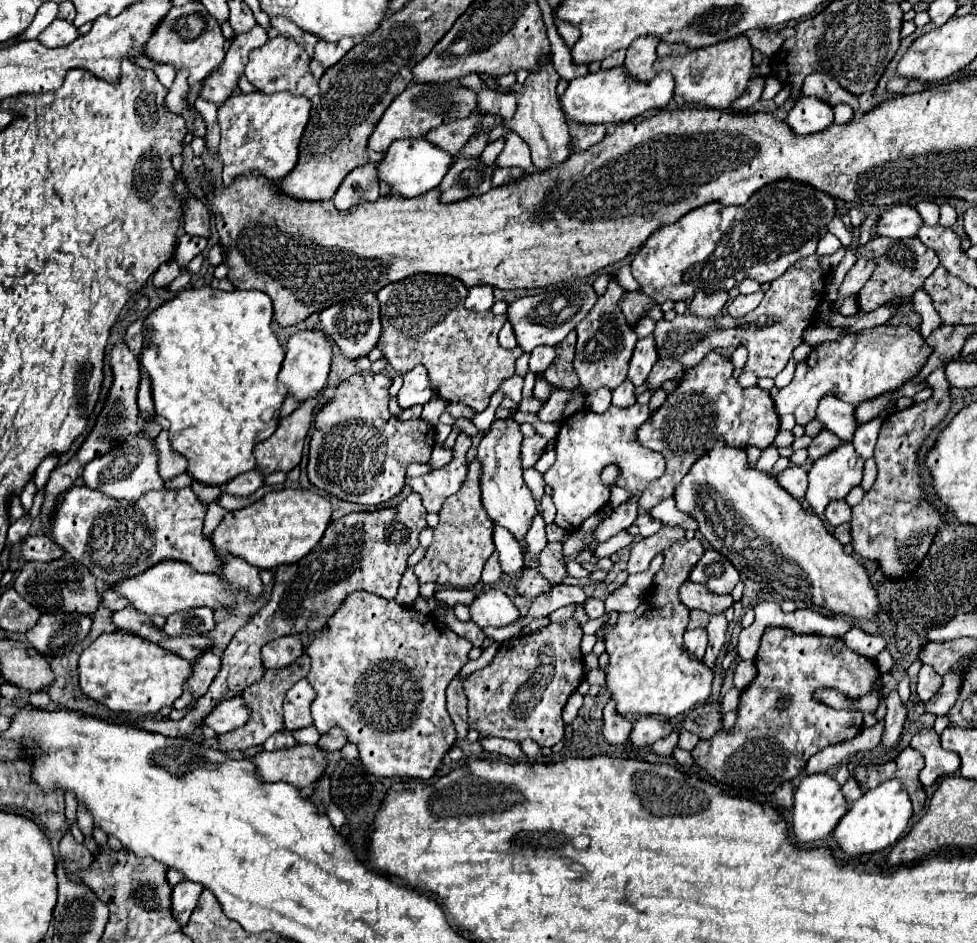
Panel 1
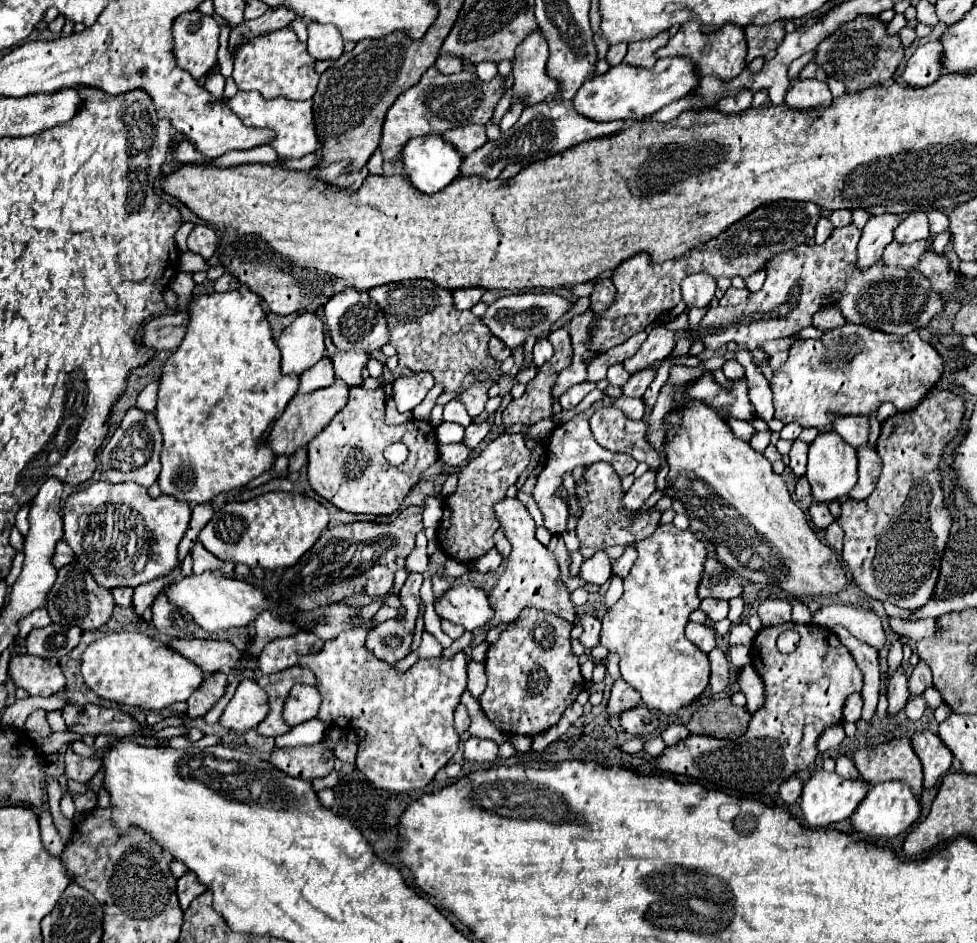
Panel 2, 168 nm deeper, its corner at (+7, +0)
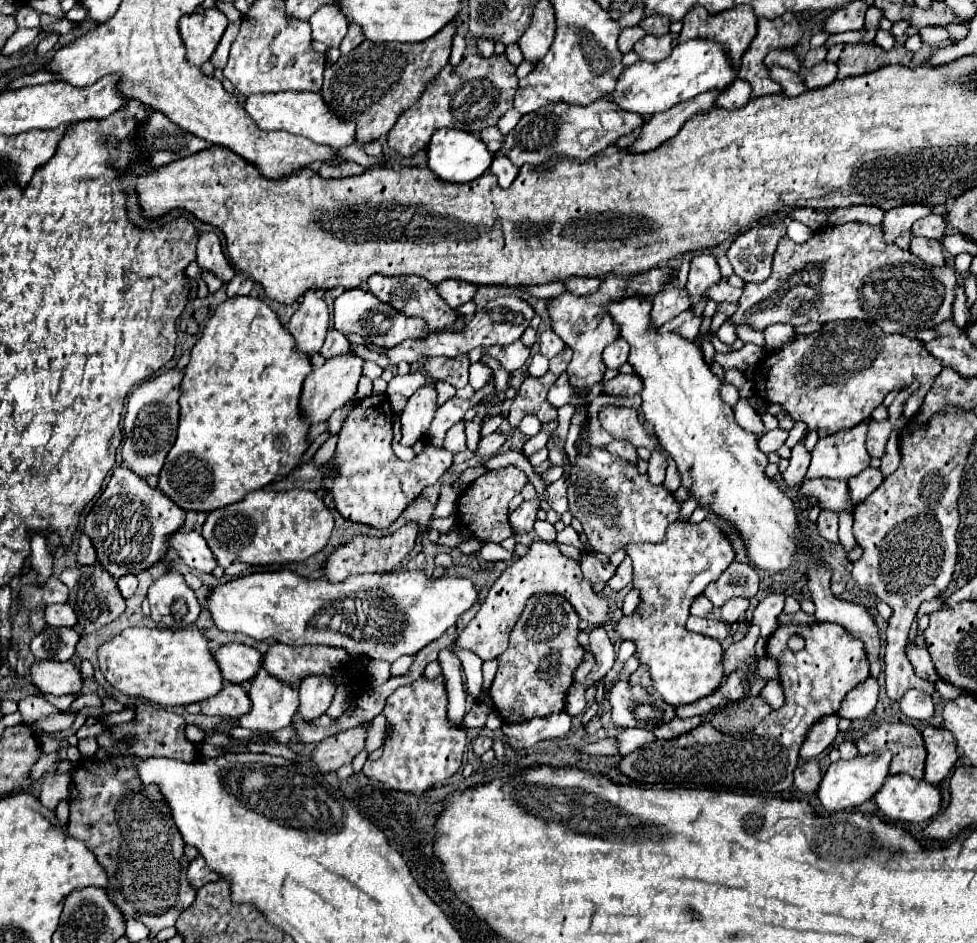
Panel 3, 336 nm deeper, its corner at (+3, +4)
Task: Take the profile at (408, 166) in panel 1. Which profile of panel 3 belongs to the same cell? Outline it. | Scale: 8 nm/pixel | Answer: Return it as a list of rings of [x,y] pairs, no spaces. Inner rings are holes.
[[[439,129],[427,147],[427,167],[437,175],[437,179],[447,181],[447,183],[467,183],[477,179],[479,175],[483,175],[489,165],[491,165],[493,157],[487,151],[485,143],[467,133],[467,131],[459,131],[459,129]]]

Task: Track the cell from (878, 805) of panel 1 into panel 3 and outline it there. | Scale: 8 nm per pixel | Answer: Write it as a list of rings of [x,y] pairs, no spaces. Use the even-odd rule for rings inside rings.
[[[905,773],[889,775],[873,801],[885,819],[903,823],[927,821],[941,807],[941,795],[935,785]]]

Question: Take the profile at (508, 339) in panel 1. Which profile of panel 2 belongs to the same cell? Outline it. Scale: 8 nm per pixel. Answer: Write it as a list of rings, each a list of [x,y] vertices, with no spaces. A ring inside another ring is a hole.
[[[491,337],[491,339],[489,339],[489,355],[491,355],[493,359],[497,359],[497,361],[505,361],[505,359],[511,355],[511,349],[505,347],[505,343],[501,343],[501,341],[497,341],[495,337]]]

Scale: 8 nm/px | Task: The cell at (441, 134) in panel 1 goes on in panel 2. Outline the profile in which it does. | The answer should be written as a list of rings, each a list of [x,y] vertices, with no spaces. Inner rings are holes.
[[[467,125],[467,127],[455,129],[455,131],[447,131],[443,137],[449,143],[453,143],[463,155],[469,155],[471,151],[475,151],[487,143],[483,125]]]

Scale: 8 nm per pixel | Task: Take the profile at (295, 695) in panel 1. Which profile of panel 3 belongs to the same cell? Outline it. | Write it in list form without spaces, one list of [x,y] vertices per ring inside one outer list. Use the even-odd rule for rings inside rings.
[[[315,675],[315,677],[303,679],[301,687],[299,687],[301,717],[305,721],[313,721],[313,719],[321,717],[327,711],[327,707],[331,705],[333,695],[335,695],[335,685],[327,677]]]

